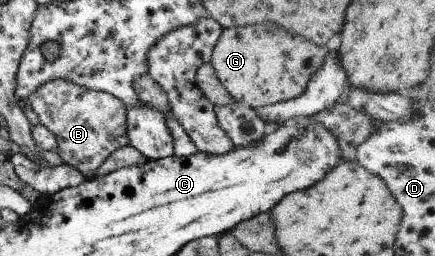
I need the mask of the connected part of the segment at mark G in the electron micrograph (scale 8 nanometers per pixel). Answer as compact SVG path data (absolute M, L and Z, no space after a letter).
M260 23L222 29L213 46L210 63L231 99L255 110L301 95L309 77L321 67L328 53L330 45L317 47L299 35L283 31L278 25Z

